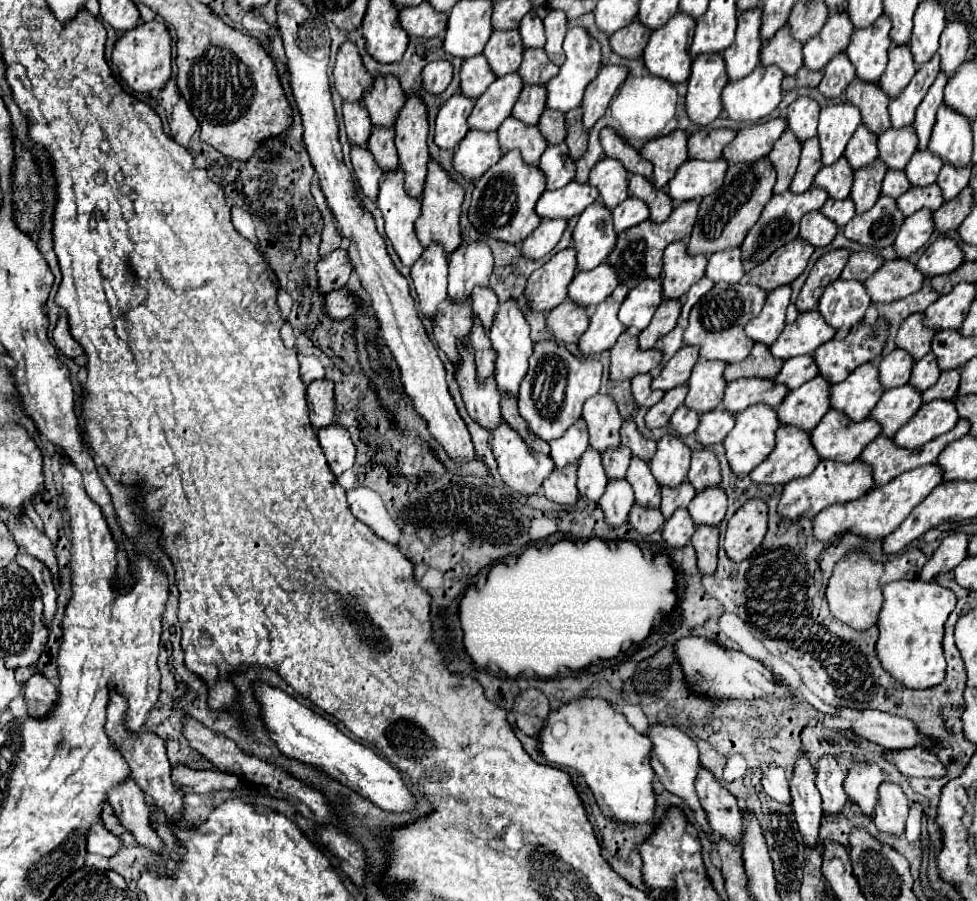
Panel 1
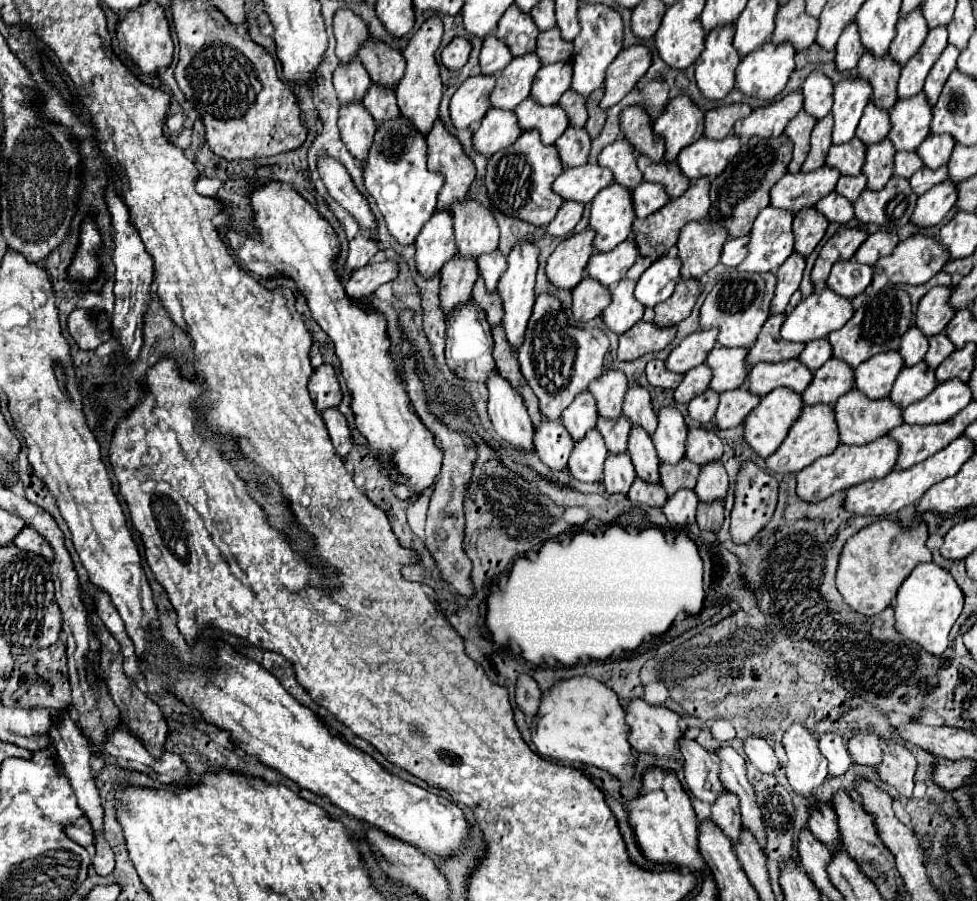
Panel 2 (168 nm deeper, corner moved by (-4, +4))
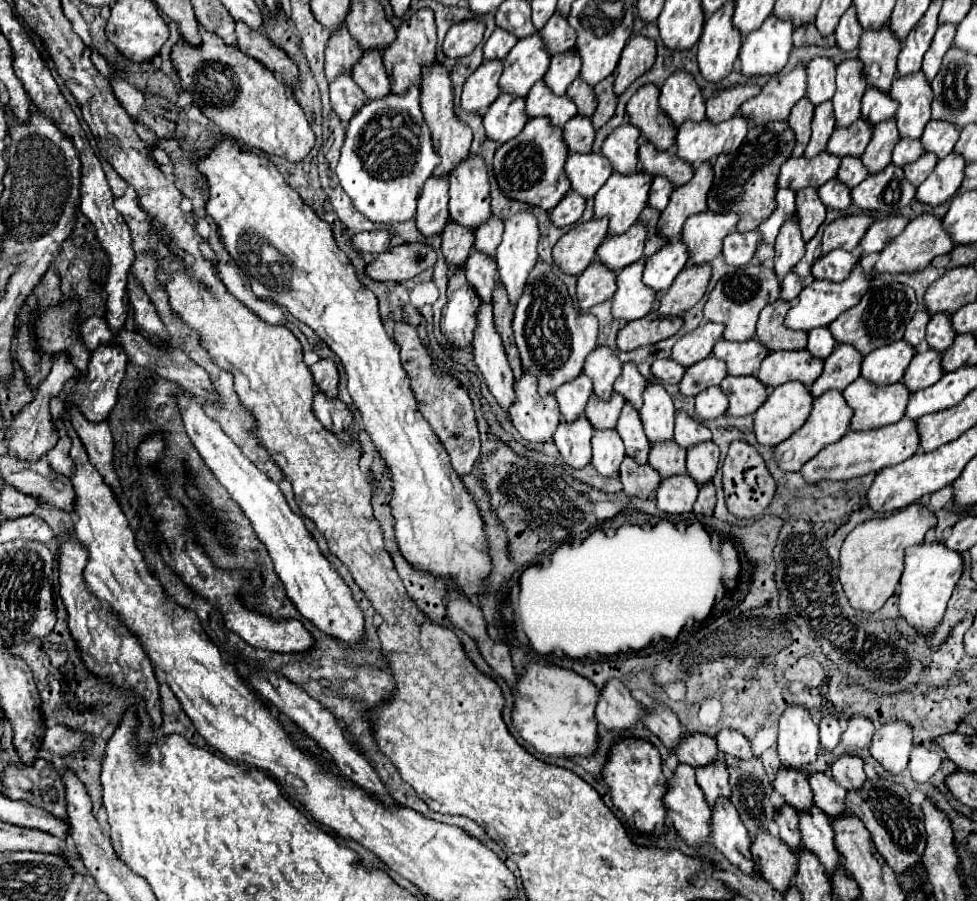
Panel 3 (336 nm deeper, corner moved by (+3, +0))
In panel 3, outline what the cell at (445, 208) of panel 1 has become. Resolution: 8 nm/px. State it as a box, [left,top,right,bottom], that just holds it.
[420,61,472,175]

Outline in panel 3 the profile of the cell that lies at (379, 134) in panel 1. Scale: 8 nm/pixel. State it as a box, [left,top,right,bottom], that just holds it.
[352,49,390,99]

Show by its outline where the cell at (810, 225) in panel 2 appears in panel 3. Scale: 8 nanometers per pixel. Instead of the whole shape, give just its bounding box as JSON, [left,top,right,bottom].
[796,187,826,241]

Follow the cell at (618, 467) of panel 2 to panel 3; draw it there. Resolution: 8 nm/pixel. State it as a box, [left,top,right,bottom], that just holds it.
[592,429,624,477]

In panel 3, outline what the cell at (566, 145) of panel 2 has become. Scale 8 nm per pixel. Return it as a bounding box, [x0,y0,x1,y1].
[564,115,596,153]

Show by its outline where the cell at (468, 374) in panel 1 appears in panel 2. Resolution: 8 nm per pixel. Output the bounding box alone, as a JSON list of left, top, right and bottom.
[445,303,495,385]

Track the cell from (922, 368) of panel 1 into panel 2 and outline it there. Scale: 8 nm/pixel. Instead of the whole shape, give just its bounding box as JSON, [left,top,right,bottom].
[925,333,955,369]

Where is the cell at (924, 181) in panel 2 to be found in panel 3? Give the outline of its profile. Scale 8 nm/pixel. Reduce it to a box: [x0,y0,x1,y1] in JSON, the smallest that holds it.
[902,153,938,187]

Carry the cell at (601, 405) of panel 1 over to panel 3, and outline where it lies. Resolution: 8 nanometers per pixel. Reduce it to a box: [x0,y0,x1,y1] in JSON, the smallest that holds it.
[584,345,622,399]

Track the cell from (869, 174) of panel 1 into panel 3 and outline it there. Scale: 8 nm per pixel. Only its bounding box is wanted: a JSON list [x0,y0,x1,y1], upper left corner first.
[862,117,900,173]

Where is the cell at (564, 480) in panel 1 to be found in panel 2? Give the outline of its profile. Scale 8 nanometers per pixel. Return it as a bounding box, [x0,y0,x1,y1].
[535,417,573,473]

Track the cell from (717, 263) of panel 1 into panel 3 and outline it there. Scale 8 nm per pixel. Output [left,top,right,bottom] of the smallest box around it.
[724,229,762,265]

